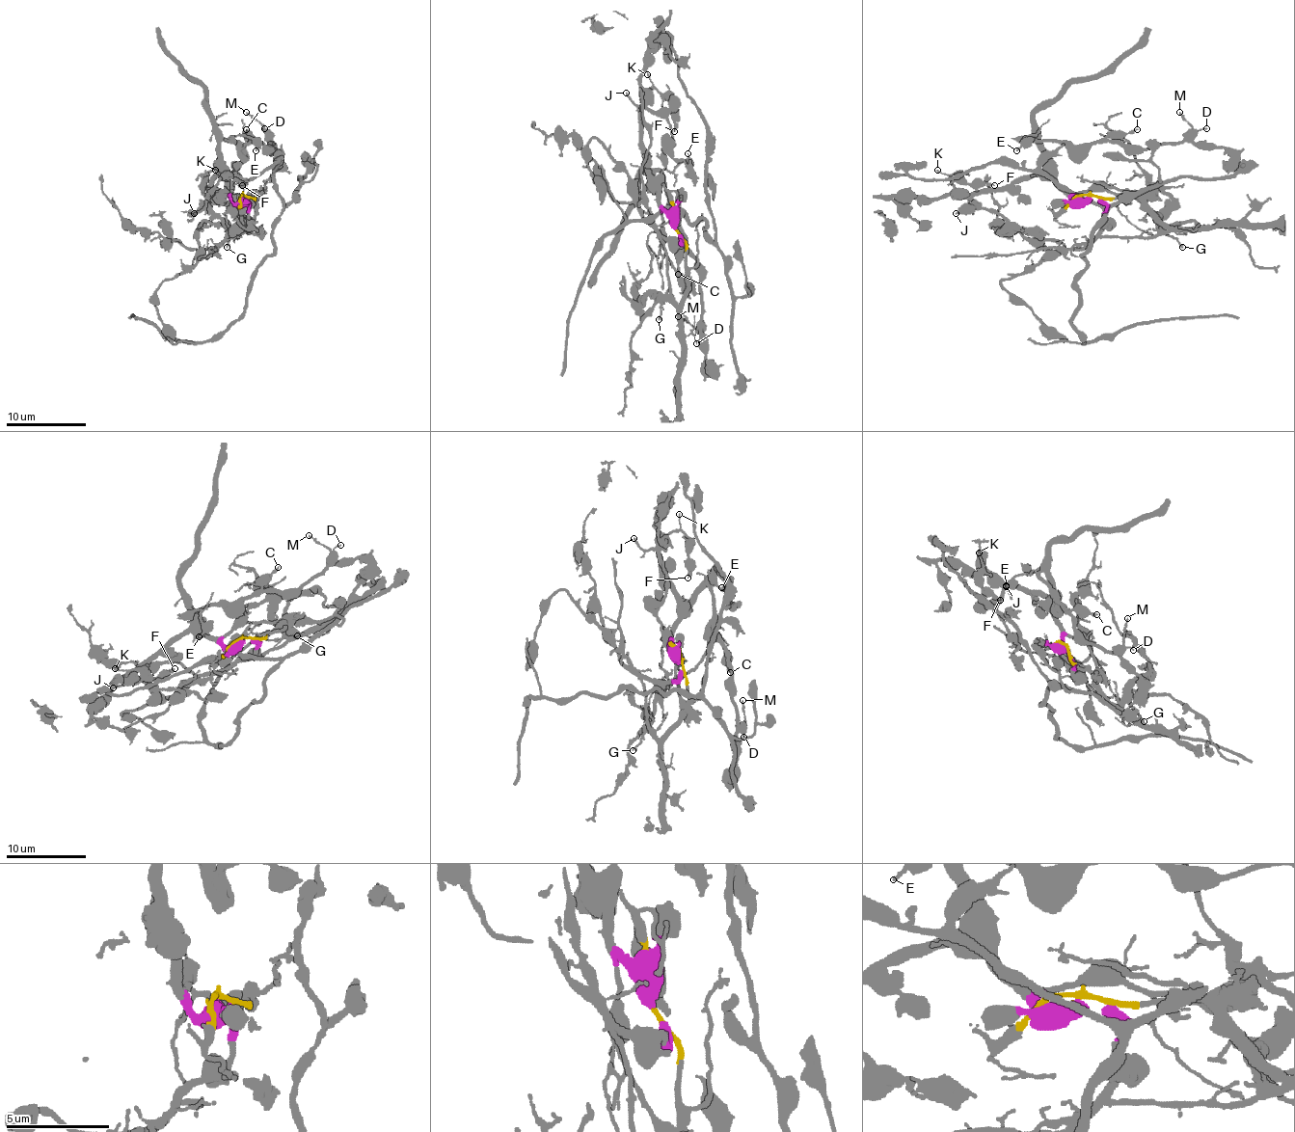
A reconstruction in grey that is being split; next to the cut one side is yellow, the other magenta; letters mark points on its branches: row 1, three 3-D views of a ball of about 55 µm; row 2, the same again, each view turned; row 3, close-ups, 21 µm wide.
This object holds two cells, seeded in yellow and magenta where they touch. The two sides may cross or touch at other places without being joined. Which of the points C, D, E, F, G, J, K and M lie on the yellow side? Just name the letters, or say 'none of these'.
G

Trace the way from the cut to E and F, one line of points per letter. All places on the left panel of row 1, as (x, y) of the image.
E: (241, 196), (234, 202), (229, 194), (221, 142), (249, 136), (256, 146), (255, 149)
F: (241, 196), (234, 202), (229, 186), (219, 175), (208, 186), (210, 192), (225, 175), (232, 175), (243, 186)

